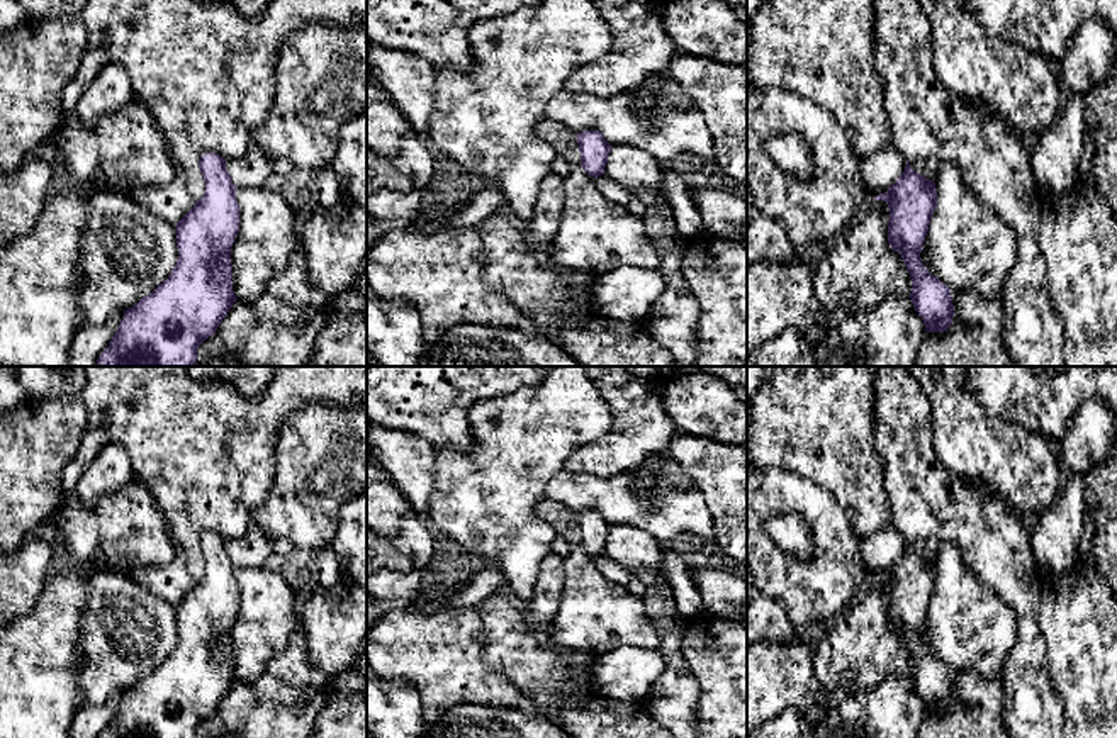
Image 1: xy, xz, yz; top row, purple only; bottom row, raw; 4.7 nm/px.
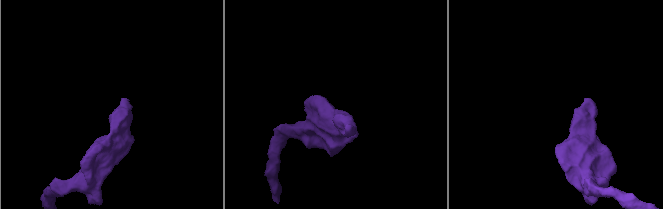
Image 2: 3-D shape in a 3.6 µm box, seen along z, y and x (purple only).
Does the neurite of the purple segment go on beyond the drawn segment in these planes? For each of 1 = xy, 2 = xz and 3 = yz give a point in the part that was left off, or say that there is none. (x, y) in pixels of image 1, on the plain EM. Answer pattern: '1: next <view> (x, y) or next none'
1: next none
2: next none
3: next none

